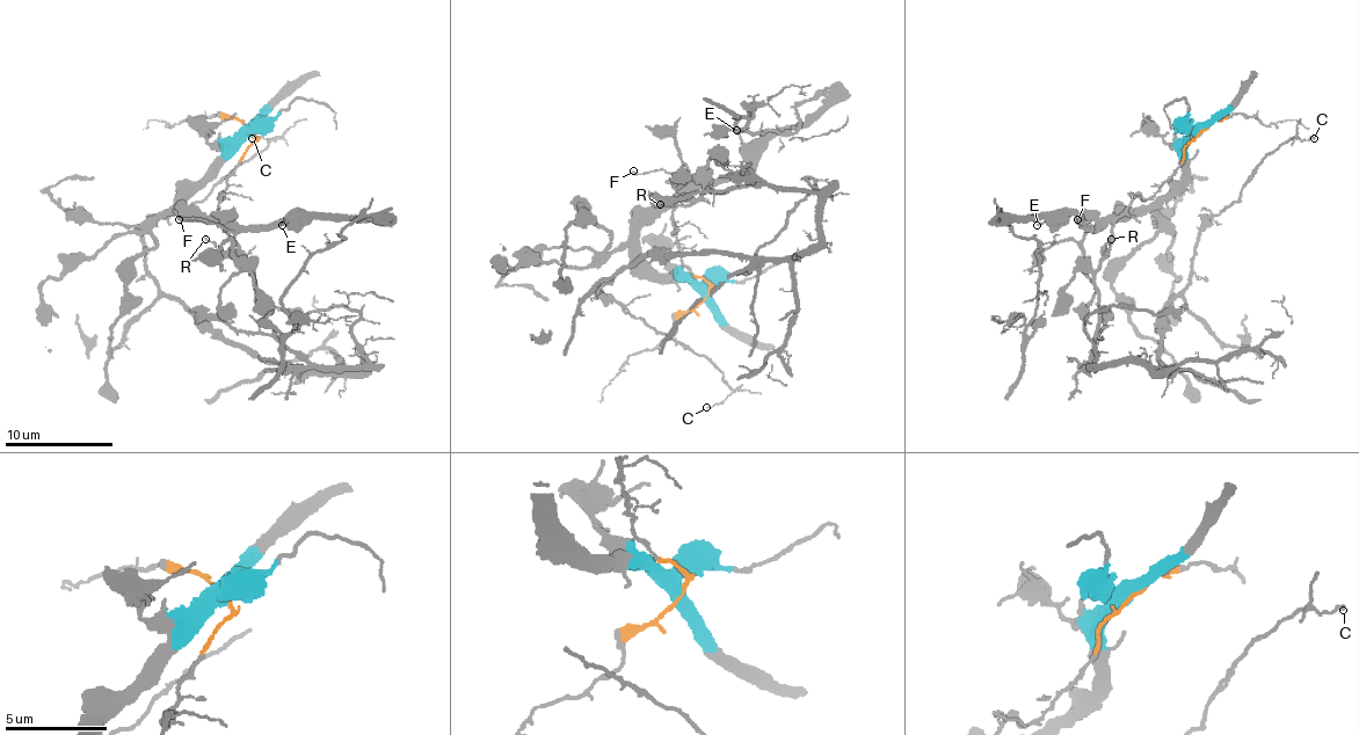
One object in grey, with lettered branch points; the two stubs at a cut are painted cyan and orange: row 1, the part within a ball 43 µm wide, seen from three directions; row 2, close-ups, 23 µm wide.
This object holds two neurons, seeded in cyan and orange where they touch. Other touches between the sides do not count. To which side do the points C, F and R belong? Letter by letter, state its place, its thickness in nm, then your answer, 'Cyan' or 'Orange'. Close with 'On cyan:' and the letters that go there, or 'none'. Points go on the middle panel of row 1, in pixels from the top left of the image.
C: Place: (706, 407). Thickness 100 nm. Orange
F: Place: (633, 170). Thickness 140 nm. Cyan
R: Place: (660, 204). Thickness 110 nm. Orange
On cyan: F

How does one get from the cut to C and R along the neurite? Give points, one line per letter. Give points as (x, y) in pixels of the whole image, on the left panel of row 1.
C: (252, 131), (219, 198), (256, 310), (360, 369), (264, 364), (146, 269), (144, 234), (276, 139), (252, 139)
R: (252, 131), (254, 139), (227, 180), (225, 196), (219, 198), (219, 220), (238, 247), (219, 250), (205, 239)

